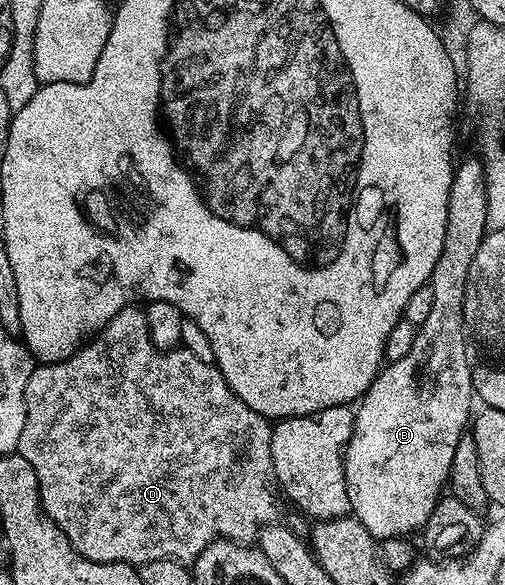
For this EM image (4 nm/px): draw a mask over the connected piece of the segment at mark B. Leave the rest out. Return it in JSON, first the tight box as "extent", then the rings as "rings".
{"extent":[344,157,489,541],"rings":[[[472,157],[461,167],[459,164],[452,177],[452,188],[448,194],[446,237],[442,241],[442,253],[434,265],[430,280],[430,286],[434,289],[432,311],[418,328],[410,353],[406,353],[402,361],[388,363],[376,376],[364,398],[359,400],[355,408],[354,433],[344,449],[348,506],[354,518],[366,525],[368,532],[377,541],[408,537],[411,536],[411,531],[419,532],[424,528],[448,482],[450,461],[454,461],[454,445],[458,445],[469,426],[470,416],[474,411],[474,367],[473,364],[468,364],[468,347],[464,344],[464,309],[470,298],[470,269],[474,265],[474,257],[478,257],[478,245],[482,245],[489,230],[484,164],[479,158]]]}

